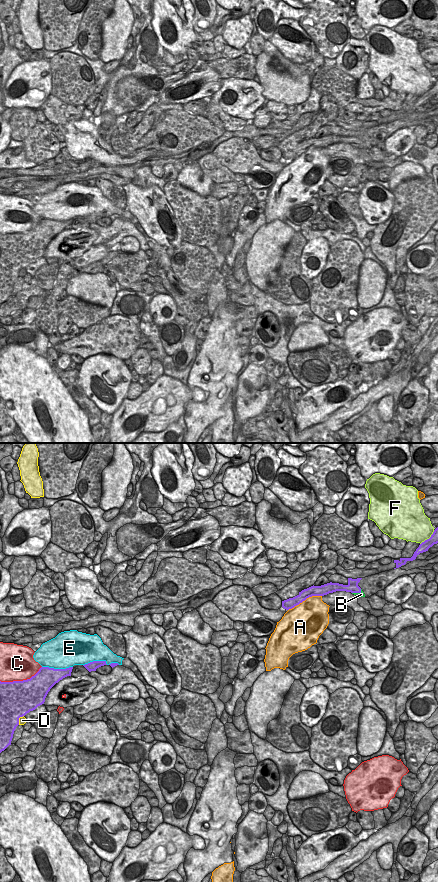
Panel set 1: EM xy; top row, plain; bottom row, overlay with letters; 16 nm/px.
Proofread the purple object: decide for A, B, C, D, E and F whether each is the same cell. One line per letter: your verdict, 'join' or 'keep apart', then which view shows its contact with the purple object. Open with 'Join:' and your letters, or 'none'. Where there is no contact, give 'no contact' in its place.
Join: none
A: keep apart; contact in xy
B: keep apart; contact in xy
C: keep apart; contact in xy
D: keep apart; contact in xy
E: keep apart; contact in xy
F: keep apart; contact in xy

